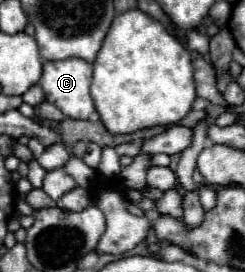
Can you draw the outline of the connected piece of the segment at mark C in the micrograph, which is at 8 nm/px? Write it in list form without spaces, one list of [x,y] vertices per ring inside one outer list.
[[[67,58],[61,62],[45,62],[43,64],[43,76],[39,86],[45,92],[45,100],[55,104],[65,116],[69,118],[87,118],[91,112],[95,112],[93,98],[89,94],[93,66],[81,58]]]

